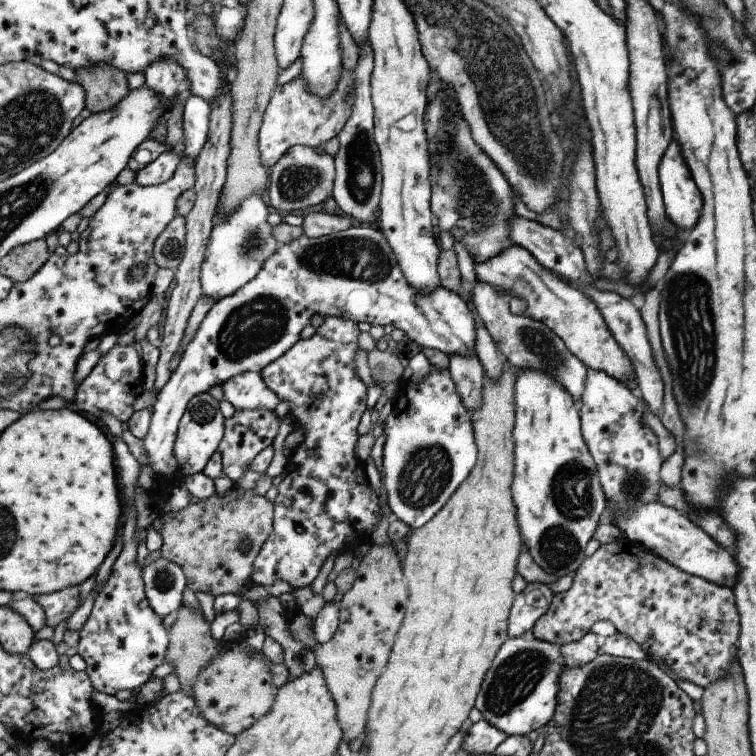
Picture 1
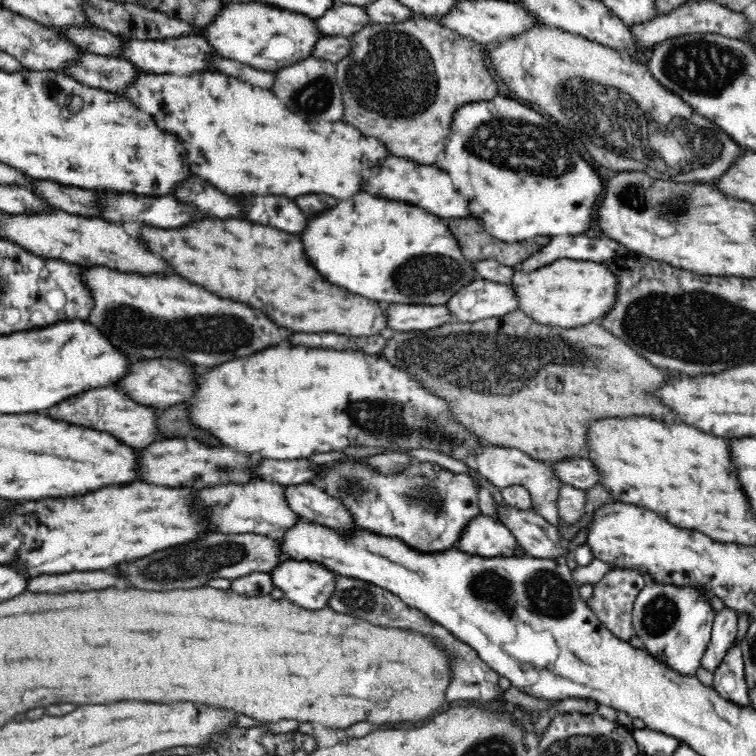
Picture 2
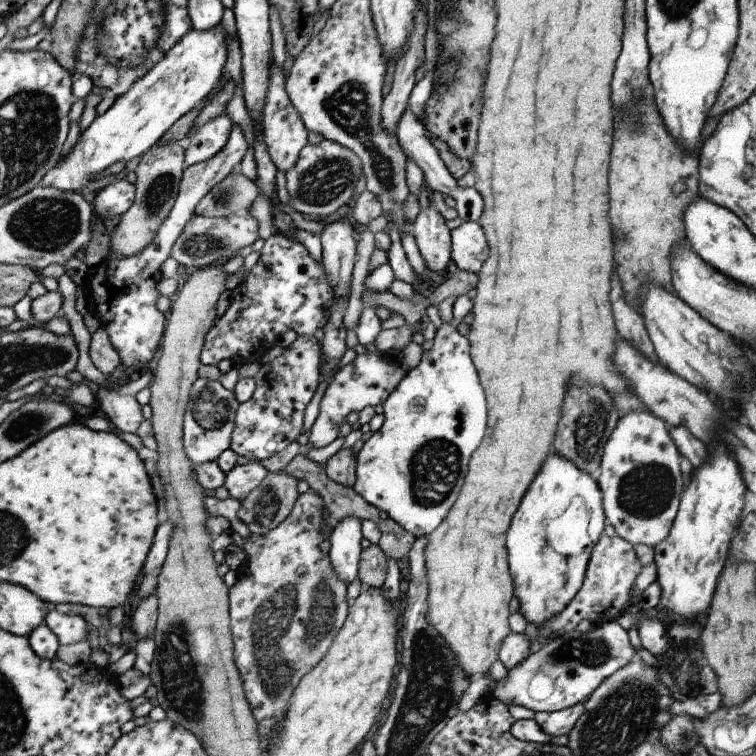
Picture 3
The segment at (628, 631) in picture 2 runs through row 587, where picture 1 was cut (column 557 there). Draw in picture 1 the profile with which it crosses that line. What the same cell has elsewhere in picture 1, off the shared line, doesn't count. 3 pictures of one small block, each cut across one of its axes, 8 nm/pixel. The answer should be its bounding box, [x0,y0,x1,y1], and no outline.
[529,538,739,690]

